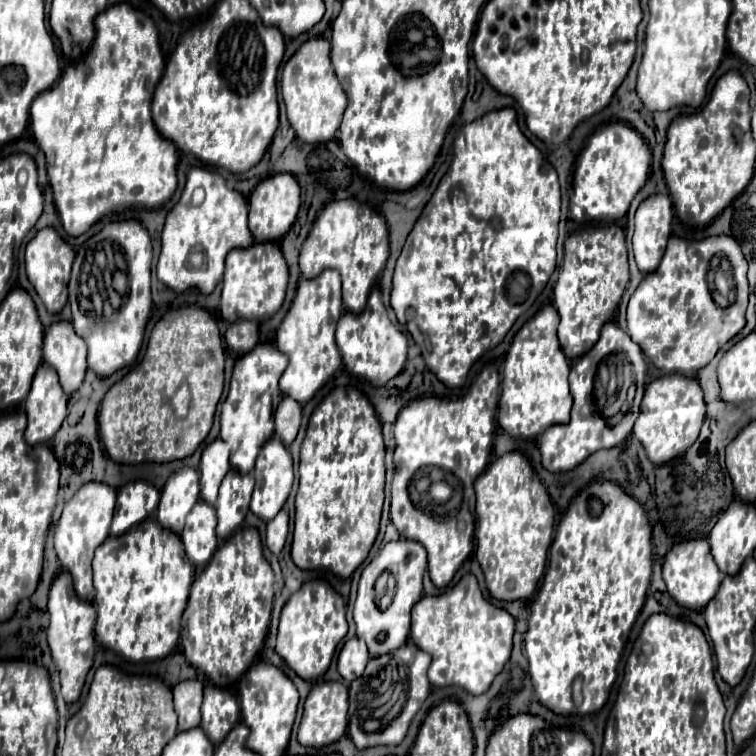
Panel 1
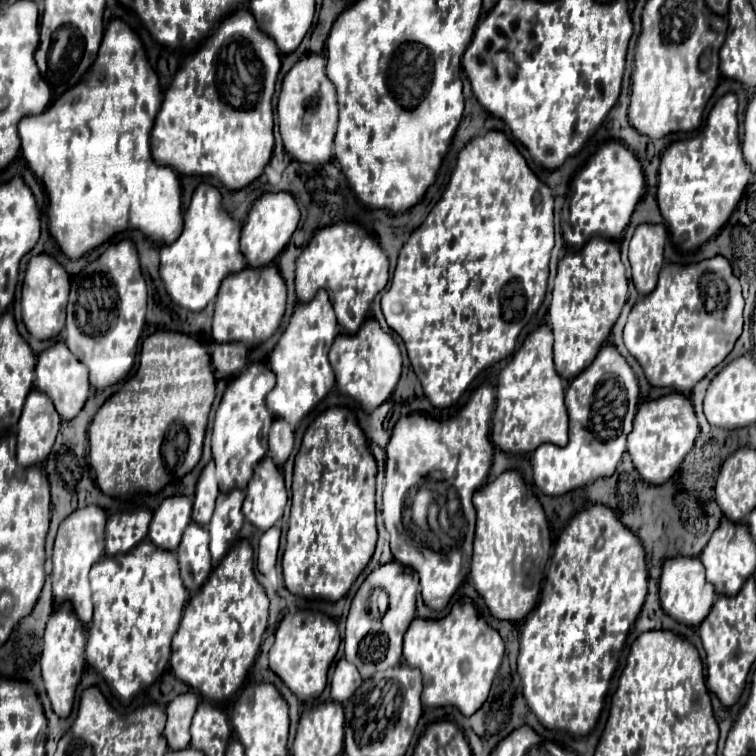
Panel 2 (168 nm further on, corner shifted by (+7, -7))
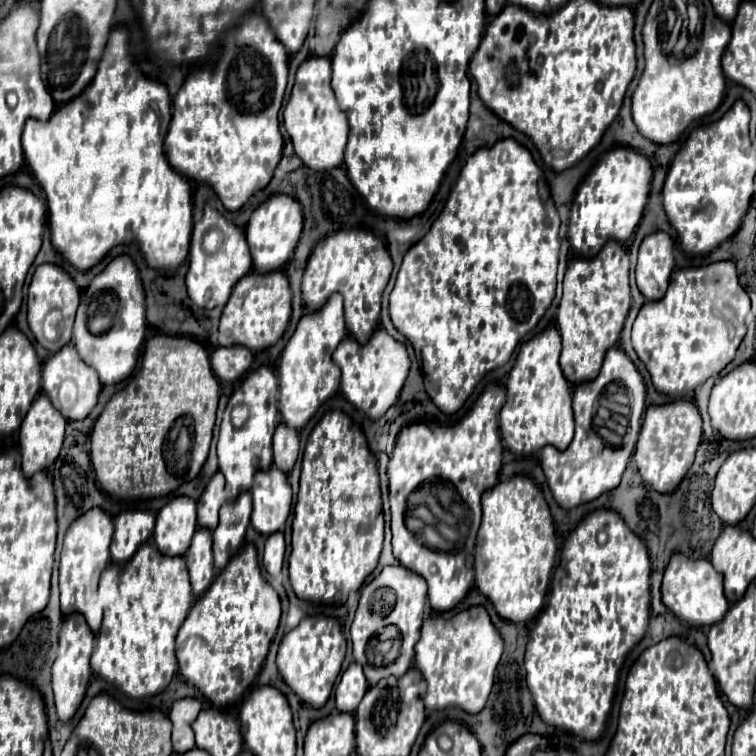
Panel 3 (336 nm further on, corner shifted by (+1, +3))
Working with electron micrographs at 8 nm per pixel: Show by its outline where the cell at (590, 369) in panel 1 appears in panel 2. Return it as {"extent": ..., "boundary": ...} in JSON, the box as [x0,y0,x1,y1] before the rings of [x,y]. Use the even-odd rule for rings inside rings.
{"extent":[532,344,638,496],"boundary":[[[604,344],[598,356],[594,358],[594,362],[572,380],[572,384],[566,390],[566,408],[570,416],[568,444],[564,448],[554,444],[542,444],[532,454],[534,484],[538,490],[542,490],[548,496],[560,496],[600,476],[610,476],[620,464],[622,454],[626,452],[626,434],[630,432],[632,418],[638,408],[638,380],[634,376],[632,366],[624,360],[624,356],[616,350],[614,344]],[[620,384],[624,384],[624,388]],[[590,420],[592,420],[592,426],[590,426]],[[620,422],[624,424],[624,428]],[[600,438],[606,438],[606,440],[600,440]]]}

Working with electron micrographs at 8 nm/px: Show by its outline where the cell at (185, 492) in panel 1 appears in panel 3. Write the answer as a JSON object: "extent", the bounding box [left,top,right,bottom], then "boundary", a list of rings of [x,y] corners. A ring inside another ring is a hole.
{"extent":[154,496,196,556],"boundary":[[[188,496],[172,498],[158,512],[154,544],[166,556],[184,556],[196,528],[196,502]]]}

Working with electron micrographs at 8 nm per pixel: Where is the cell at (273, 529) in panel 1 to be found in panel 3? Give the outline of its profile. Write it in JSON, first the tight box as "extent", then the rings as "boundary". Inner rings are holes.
{"extent":[264,532,286,576],"boundary":[[[282,532],[272,534],[266,540],[266,548],[264,548],[264,568],[268,570],[270,576],[278,576],[282,566],[284,566],[284,552],[286,552],[286,544],[284,544],[284,536]]]}

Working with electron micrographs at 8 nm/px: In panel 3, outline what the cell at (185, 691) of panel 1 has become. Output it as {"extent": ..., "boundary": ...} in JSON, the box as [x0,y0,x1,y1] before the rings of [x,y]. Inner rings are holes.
{"extent":[168,698,200,754],"boundary":[[[184,698],[174,702],[168,718],[172,722],[172,746],[174,752],[184,754],[194,748],[194,730],[192,724],[198,718],[200,712],[200,700]]]}

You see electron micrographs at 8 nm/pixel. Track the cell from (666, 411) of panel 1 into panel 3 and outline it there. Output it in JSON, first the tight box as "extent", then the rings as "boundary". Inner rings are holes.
{"extent":[634,400,702,494],"boundary":[[[676,400],[664,406],[650,406],[644,414],[642,434],[638,436],[638,446],[634,452],[634,462],[644,484],[660,494],[674,492],[686,472],[690,470],[696,448],[702,442],[702,418],[696,404],[686,400]]]}

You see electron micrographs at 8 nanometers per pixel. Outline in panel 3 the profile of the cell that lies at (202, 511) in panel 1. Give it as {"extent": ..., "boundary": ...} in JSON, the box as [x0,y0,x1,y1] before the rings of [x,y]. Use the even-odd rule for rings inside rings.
{"extent":[184,528,216,596],"boundary":[[[198,528],[198,534],[194,534],[194,542],[184,558],[190,572],[192,592],[194,596],[202,596],[216,576],[212,558],[212,532]]]}

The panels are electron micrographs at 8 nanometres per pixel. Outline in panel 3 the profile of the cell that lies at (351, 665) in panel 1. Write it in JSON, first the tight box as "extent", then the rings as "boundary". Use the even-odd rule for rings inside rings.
{"extent":[336,664,368,714],"boundary":[[[352,664],[340,678],[340,684],[336,688],[336,708],[338,712],[348,712],[354,714],[360,700],[364,698],[368,690],[368,682],[362,674],[362,666]]]}

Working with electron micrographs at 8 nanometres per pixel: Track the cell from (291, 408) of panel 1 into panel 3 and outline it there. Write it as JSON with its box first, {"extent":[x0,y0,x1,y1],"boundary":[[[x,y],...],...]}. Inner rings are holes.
{"extent":[274,424,298,474],"boundary":[[[280,424],[274,434],[274,466],[288,474],[298,460],[298,450],[298,432],[290,430],[286,424]]]}

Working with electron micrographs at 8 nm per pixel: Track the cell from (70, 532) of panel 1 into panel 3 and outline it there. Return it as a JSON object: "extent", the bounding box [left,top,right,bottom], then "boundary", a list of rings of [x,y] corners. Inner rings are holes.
{"extent":[60,510,114,634],"boundary":[[[90,510],[90,514],[82,514],[74,526],[66,532],[62,558],[60,558],[60,602],[62,614],[82,614],[86,624],[94,634],[98,634],[102,624],[102,608],[98,608],[98,580],[104,568],[110,564],[110,544],[112,544],[114,524],[112,518],[104,510]]]}

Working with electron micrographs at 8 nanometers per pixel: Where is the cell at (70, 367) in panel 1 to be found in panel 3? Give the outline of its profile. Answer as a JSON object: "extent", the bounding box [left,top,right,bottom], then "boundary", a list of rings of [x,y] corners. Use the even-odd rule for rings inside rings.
{"extent":[42,344,102,420],"boundary":[[[72,344],[66,346],[66,350],[58,350],[58,354],[52,354],[44,364],[42,390],[66,420],[84,420],[96,406],[100,388],[102,384],[98,380],[98,374],[80,358]]]}

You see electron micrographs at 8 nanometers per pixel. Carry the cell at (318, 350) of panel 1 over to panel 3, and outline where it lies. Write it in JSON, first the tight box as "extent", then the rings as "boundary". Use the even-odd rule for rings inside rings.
{"extent":[278,294,346,430],"boundary":[[[334,294],[322,310],[300,318],[278,364],[278,384],[280,384],[278,410],[286,426],[302,430],[306,422],[314,416],[314,412],[330,396],[336,394],[340,382],[338,382],[338,366],[334,366],[332,362],[332,352],[344,338],[346,338],[346,326],[344,326],[342,294]]]}

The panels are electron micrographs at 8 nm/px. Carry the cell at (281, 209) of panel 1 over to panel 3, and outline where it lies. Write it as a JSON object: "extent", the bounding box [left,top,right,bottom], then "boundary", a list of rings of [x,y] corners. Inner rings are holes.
{"extent":[246,194,302,274],"boundary":[[[274,194],[268,202],[262,202],[250,216],[246,226],[246,240],[250,246],[254,270],[258,274],[268,274],[280,270],[294,254],[298,238],[302,232],[302,208],[300,204],[286,194]]]}

